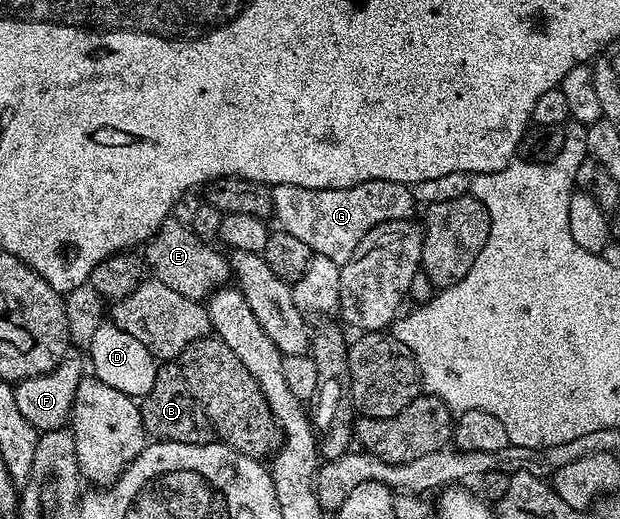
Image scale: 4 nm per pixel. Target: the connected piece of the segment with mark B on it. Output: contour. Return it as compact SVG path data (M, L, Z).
M168 360L157 365L154 385L146 397L139 399L140 415L144 433L157 442L177 442L178 444L206 444L213 441L214 431L200 402L186 388L186 376L175 361Z

